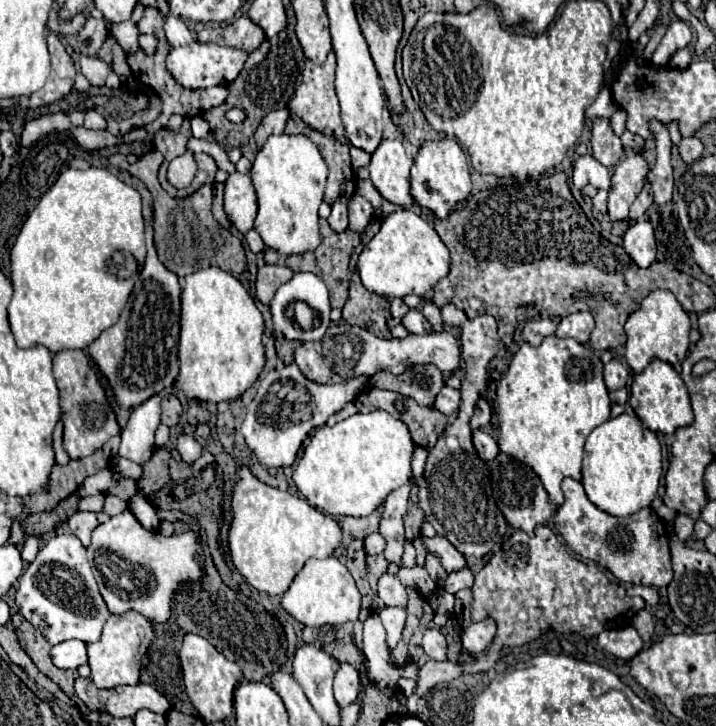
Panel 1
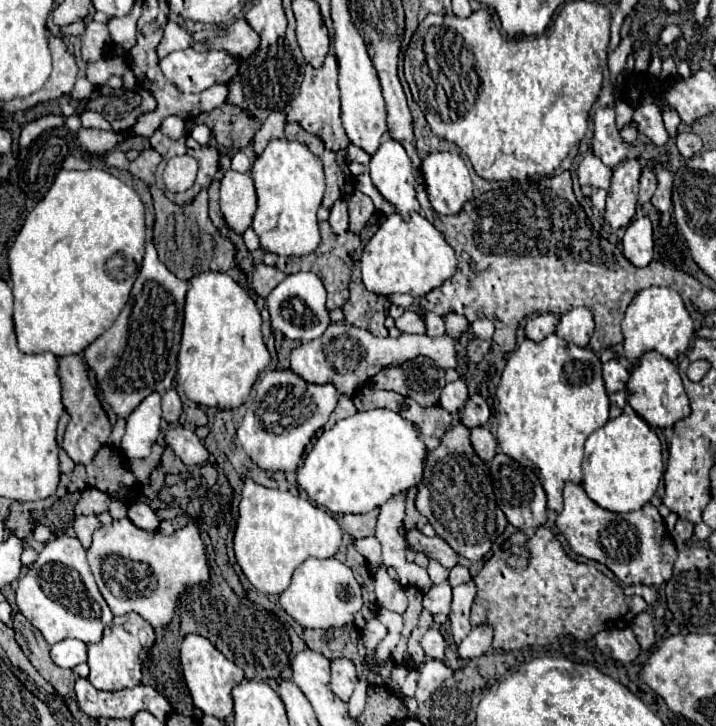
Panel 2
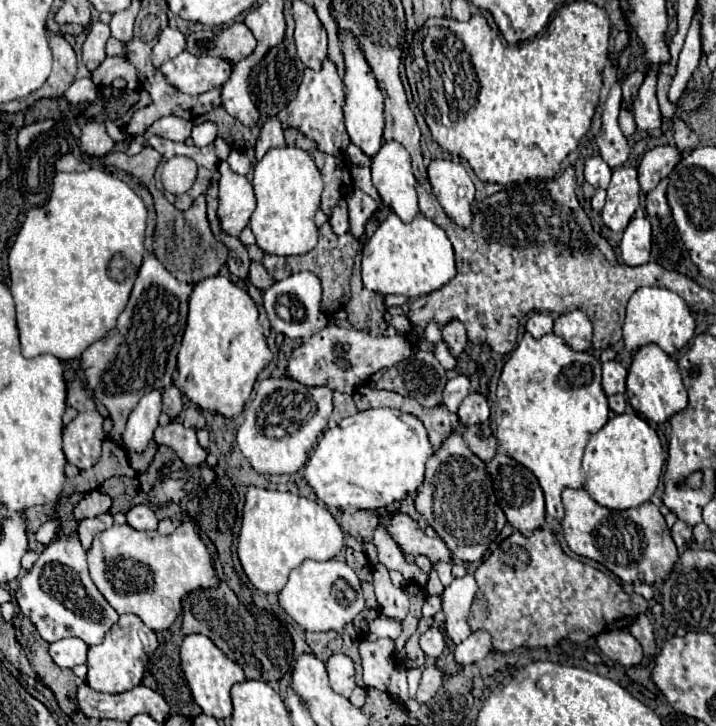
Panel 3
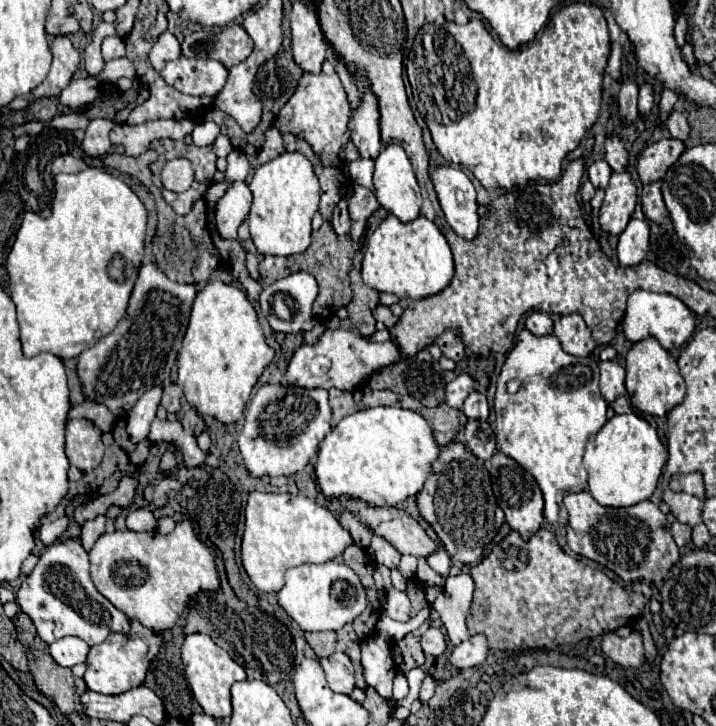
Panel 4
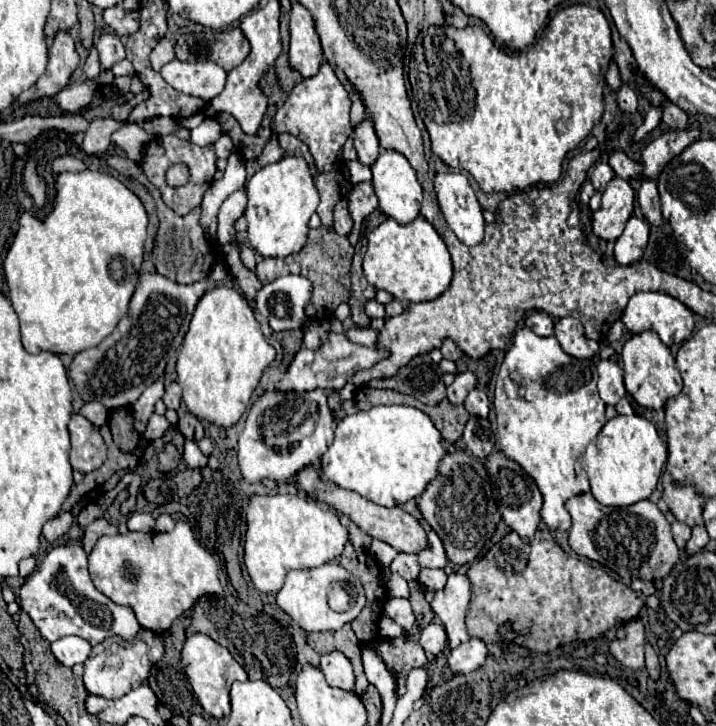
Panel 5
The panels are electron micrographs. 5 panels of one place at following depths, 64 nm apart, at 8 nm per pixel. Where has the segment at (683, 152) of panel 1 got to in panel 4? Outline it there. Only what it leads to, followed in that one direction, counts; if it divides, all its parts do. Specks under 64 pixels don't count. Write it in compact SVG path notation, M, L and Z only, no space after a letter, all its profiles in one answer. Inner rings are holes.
M672 112L668 116L668 120L666 120L666 128L670 130L670 134L674 138L678 138L682 142L686 142L688 136L690 136L690 128L688 128L688 122L686 122L686 118L684 118L682 112Z

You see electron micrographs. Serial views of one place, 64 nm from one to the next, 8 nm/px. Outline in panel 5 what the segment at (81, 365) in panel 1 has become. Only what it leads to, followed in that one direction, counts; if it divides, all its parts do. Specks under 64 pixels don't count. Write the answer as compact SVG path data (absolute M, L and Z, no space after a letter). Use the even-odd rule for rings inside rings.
M74 414L68 424L72 450L70 450L70 464L74 470L88 474L102 466L106 460L106 444L98 432L98 428L84 416Z

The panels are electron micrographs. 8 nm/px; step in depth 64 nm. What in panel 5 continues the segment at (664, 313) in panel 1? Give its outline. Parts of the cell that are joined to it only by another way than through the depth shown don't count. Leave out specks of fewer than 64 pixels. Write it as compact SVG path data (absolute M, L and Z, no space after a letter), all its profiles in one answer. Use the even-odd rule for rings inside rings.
M636 292L622 312L622 322L632 334L654 330L666 346L684 342L694 330L694 314L680 300L662 292Z

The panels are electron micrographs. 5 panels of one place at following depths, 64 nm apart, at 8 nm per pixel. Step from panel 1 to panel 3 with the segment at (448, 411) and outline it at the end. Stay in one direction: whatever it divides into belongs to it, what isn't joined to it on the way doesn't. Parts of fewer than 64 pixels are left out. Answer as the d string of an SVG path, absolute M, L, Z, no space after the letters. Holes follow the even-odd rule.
M456 376L454 380L448 380L444 388L444 404L450 412L456 412L460 402L468 396L470 392L470 380L466 376Z

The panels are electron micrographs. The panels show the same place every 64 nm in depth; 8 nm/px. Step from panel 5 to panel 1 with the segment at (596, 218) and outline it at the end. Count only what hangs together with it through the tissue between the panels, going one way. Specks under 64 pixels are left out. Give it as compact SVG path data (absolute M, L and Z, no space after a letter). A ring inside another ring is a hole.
M642 154L626 156L616 164L608 192L608 216L612 222L628 220L628 210L644 186L646 174L648 166Z

